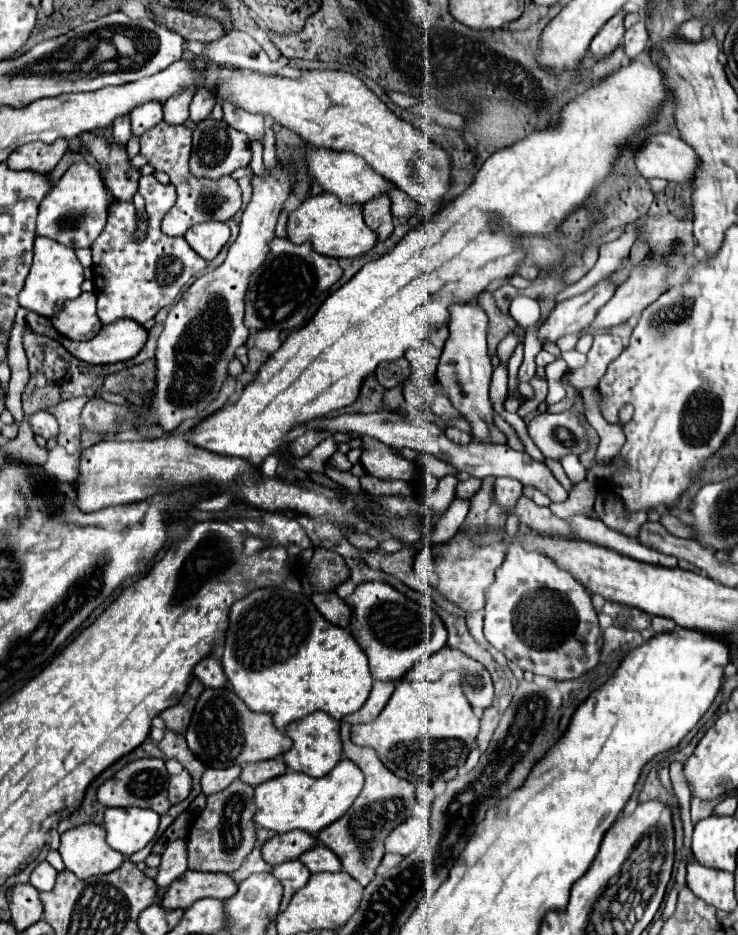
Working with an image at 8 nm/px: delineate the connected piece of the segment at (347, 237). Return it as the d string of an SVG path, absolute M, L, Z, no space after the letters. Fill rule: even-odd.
M327 192L305 198L301 206L289 214L287 234L293 244L309 242L321 254L327 254L333 258L357 258L369 252L377 244L377 234L365 224L361 206L343 204L333 194L327 194Z

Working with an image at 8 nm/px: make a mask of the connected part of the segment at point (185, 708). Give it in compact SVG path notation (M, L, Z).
M193 676L193 680L187 686L187 692L181 696L179 704L163 710L159 716L163 718L165 726L177 732L185 732L187 724L191 720L191 712L195 708L195 700L199 698L199 694L203 692L203 684L199 684L199 680Z

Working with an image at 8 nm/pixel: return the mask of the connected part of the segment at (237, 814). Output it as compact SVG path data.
M237 778L225 790L207 796L207 804L195 818L187 840L189 870L231 874L243 864L257 842L257 826L253 820L253 790L253 786Z

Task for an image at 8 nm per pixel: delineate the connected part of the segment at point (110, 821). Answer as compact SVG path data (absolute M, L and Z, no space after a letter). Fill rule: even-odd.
M105 808L107 844L125 858L147 846L159 828L159 814L145 808Z

